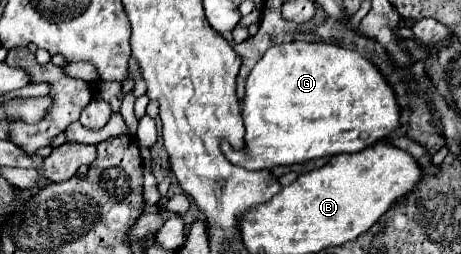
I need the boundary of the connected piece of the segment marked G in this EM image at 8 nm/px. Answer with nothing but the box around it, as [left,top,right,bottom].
[221,40,399,170]

